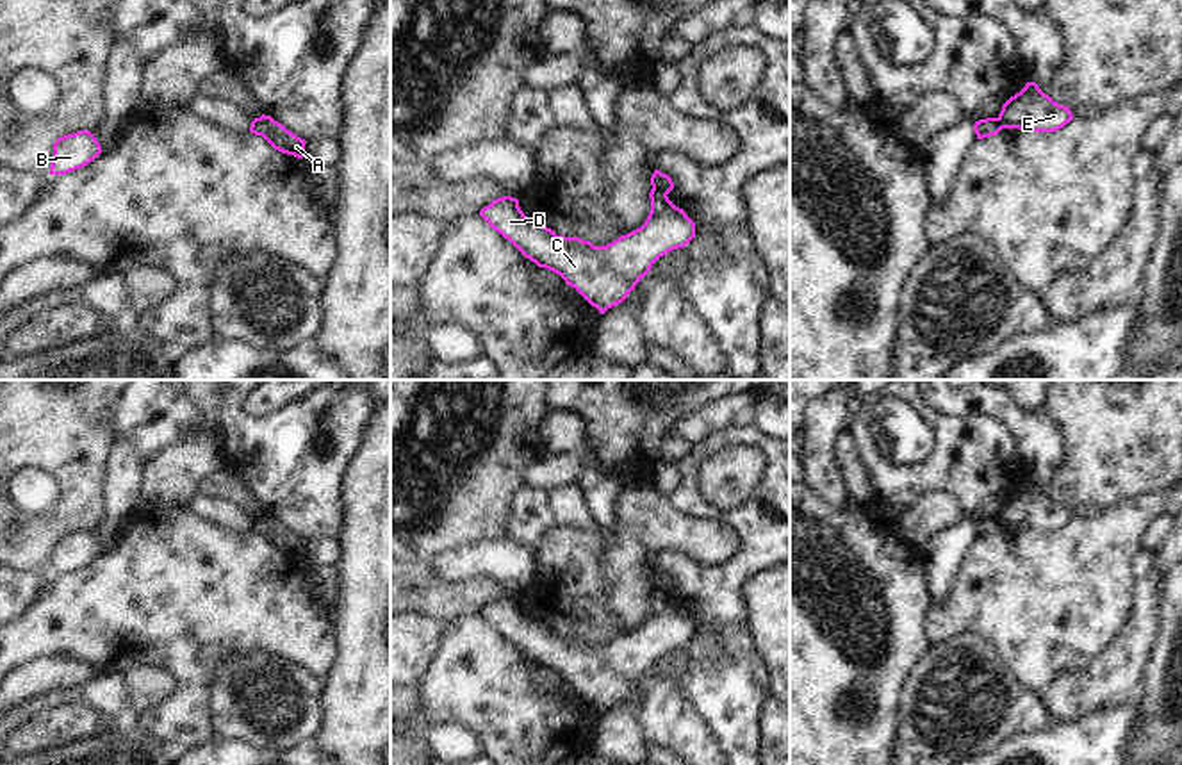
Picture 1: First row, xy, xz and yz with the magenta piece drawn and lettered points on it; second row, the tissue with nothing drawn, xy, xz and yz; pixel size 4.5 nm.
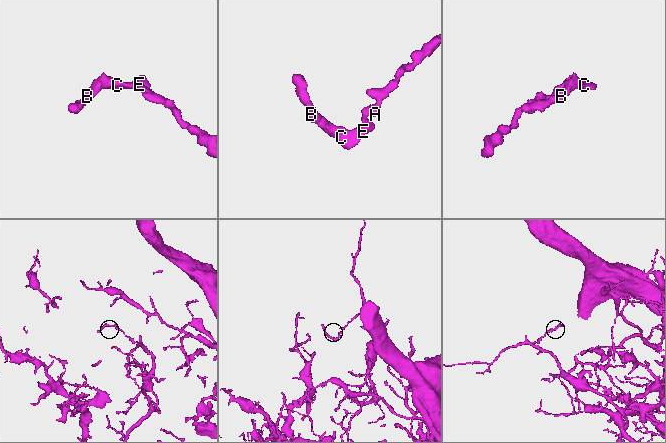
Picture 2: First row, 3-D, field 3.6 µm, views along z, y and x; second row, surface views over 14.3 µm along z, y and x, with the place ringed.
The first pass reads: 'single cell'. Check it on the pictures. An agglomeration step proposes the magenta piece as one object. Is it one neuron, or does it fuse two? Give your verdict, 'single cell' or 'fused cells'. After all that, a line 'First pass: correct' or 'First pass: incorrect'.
fused cells
First pass: incorrect

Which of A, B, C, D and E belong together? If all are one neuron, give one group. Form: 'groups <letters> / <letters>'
groups A / B C D E

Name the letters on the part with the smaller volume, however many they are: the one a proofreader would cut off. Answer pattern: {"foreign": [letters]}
{"foreign": ["B", "C", "D", "E"]}

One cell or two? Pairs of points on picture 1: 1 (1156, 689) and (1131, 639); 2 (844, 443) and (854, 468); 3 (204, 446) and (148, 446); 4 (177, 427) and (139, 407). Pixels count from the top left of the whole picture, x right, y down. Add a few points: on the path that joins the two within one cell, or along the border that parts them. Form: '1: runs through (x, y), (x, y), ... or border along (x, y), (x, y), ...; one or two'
1: border along (1157, 630), (1145, 678), (1136, 692); two
2: runs through (844, 448), (849, 462); one
3: border along (202, 423), (189, 437), (161, 448), (145, 462); two
4: runs through (168, 418), (161, 411), (148, 411); one

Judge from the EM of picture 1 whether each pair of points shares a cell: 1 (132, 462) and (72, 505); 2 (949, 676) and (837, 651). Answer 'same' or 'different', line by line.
1: different
2: different

